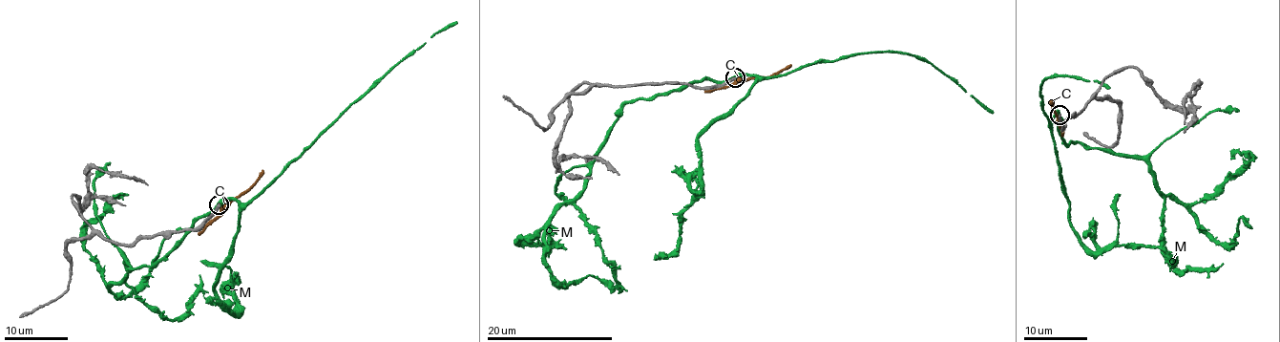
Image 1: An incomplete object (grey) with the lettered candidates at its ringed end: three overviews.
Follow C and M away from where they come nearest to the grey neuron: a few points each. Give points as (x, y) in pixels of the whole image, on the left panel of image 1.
C: (220, 205), (225, 206), (249, 188), (262, 171)
M: (220, 203), (149, 266), (129, 268), (124, 256), (127, 277), (108, 288), (134, 289), (162, 243), (192, 227)

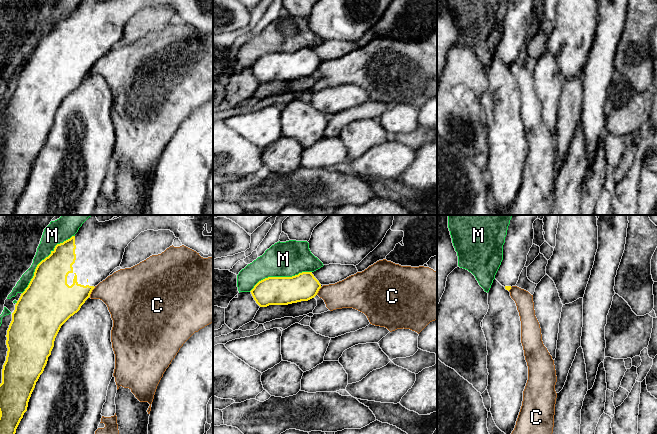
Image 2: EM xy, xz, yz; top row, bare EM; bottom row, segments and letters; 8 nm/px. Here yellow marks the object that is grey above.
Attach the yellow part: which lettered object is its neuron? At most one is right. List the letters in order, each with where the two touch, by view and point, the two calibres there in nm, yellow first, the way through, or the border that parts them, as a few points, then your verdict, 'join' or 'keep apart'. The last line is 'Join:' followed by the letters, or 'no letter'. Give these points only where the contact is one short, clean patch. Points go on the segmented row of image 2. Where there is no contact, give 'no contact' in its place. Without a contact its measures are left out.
C: contact xy (91, 291); calibres 280 and 320 nm; border xy (95, 287), (89, 296); keep apart
M: contact xy (42, 260); calibres 320 and 180 nm; keep apart
Join: no letter

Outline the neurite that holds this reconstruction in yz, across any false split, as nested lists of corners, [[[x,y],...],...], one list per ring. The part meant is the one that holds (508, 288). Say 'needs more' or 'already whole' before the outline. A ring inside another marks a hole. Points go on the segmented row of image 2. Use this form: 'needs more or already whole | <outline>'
needs more | [[[513,215],[503,245],[503,260],[495,279],[510,290],[516,286],[533,245],[533,223],[538,215]]]

